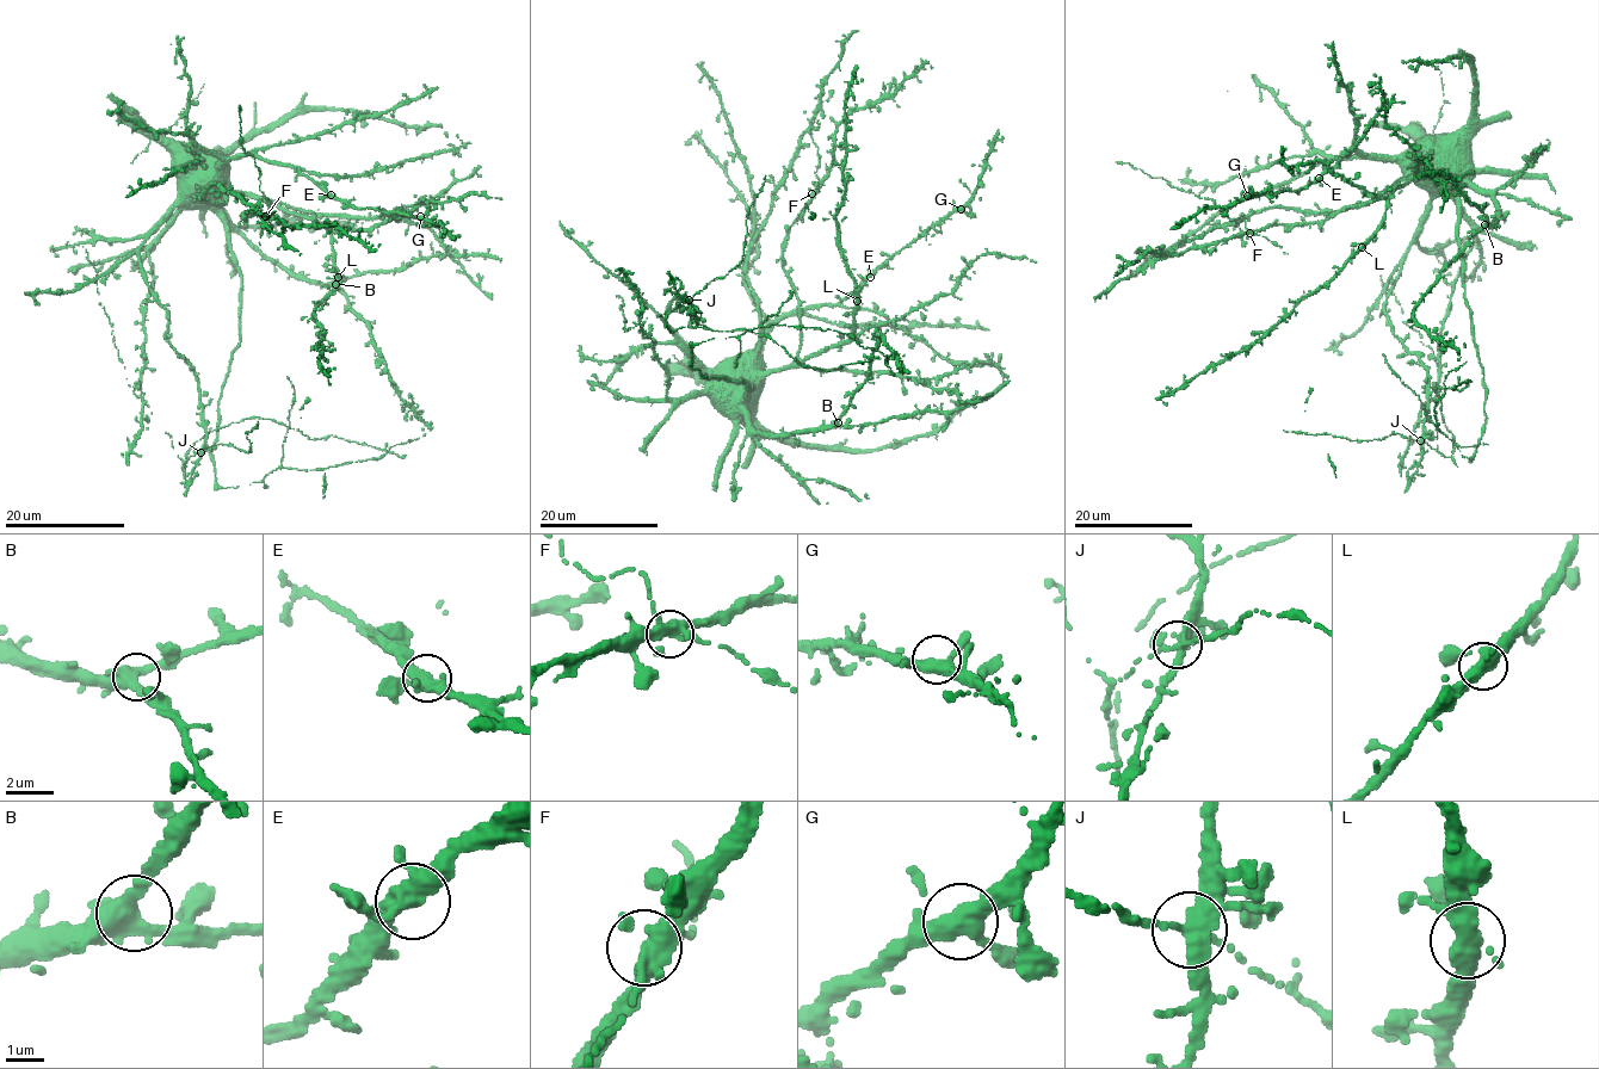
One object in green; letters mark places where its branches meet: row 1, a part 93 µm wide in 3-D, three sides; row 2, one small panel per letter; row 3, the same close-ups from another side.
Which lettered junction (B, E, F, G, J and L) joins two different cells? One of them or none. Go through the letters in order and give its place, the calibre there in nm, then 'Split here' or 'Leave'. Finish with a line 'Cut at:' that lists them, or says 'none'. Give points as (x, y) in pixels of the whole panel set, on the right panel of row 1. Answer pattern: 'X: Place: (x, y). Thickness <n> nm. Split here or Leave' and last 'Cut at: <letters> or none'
B: Place: (1485, 224). Thickness 400 nm. Leave
E: Place: (1319, 178). Thickness 380 nm. Leave
F: Place: (1249, 233). Thickness 400 nm. Leave
G: Place: (1247, 196). Thickness 360 nm. Leave
J: Place: (1420, 440). Thickness 380 nm. Leave
L: Place: (1362, 247). Thickness 360 nm. Leave
Cut at: none

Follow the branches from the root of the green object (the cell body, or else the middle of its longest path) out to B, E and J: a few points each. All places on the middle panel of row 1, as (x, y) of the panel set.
B: (728, 391), (739, 401), (738, 399), (734, 412), (745, 415), (755, 432), (789, 433), (838, 422)
E: (728, 391), (777, 323), (792, 314), (853, 297), (870, 277)
J: (728, 391), (717, 389), (667, 328), (672, 300), (681, 295), (677, 303), (698, 322), (689, 300)

